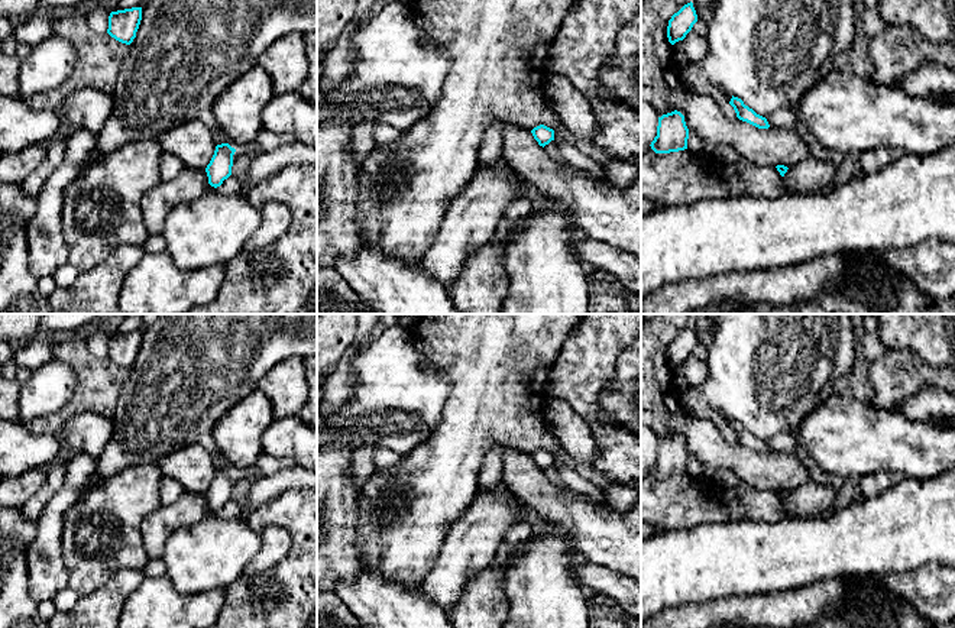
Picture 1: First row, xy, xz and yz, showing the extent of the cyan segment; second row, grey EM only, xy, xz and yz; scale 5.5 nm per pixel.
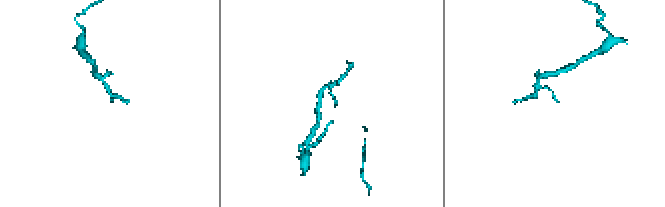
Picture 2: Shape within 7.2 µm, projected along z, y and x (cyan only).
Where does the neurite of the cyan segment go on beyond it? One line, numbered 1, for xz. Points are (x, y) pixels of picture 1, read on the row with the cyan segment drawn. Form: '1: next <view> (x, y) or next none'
1: next none

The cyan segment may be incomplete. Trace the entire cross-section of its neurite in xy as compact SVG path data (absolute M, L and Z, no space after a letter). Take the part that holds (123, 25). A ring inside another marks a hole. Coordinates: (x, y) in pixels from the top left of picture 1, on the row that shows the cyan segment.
M142 7L111 12L107 33L116 41L130 45L142 20Z

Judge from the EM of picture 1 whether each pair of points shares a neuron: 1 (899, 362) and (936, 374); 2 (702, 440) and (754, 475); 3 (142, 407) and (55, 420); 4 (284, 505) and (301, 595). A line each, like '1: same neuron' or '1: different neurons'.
1: same neuron
2: same neuron
3: different neurons
4: same neuron

